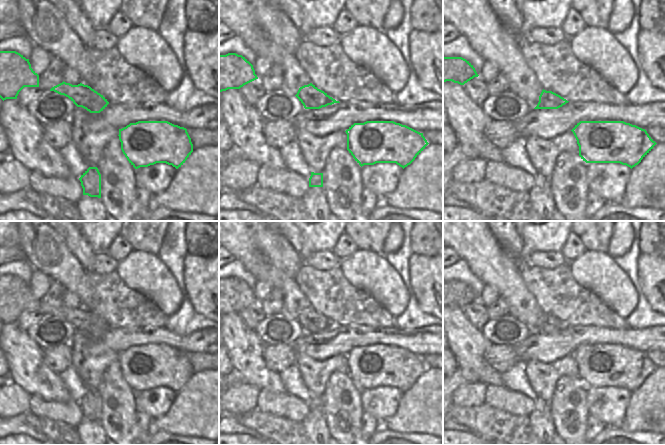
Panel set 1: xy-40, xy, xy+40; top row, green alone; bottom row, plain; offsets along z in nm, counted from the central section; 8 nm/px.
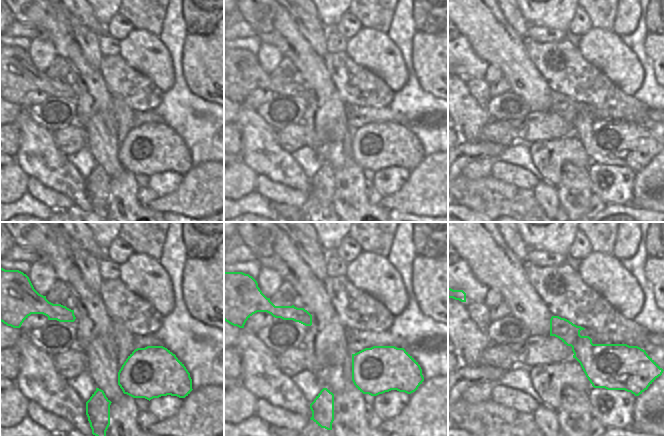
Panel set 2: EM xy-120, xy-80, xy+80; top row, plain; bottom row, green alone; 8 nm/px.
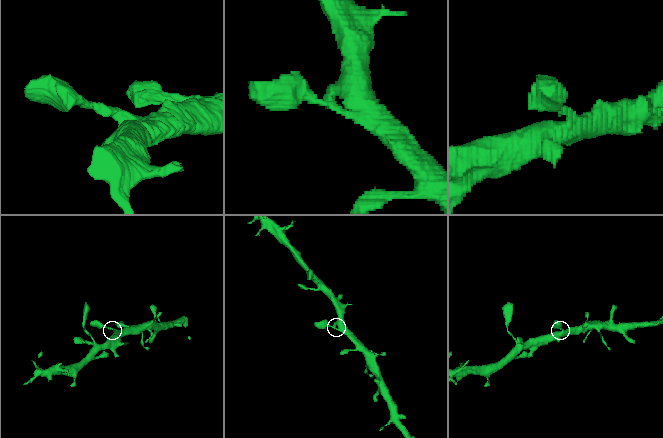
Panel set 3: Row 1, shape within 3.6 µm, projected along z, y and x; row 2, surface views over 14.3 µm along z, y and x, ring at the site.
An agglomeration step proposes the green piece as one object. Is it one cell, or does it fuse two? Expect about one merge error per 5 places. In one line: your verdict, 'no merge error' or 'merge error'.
no merge error

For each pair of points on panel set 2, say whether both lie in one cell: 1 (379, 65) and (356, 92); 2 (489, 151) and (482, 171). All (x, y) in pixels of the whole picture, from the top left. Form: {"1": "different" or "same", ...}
{"1": "different", "2": "different"}

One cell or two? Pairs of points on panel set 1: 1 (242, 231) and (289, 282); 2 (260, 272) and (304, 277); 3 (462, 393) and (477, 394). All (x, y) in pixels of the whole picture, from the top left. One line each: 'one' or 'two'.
1: one
2: two
3: one

